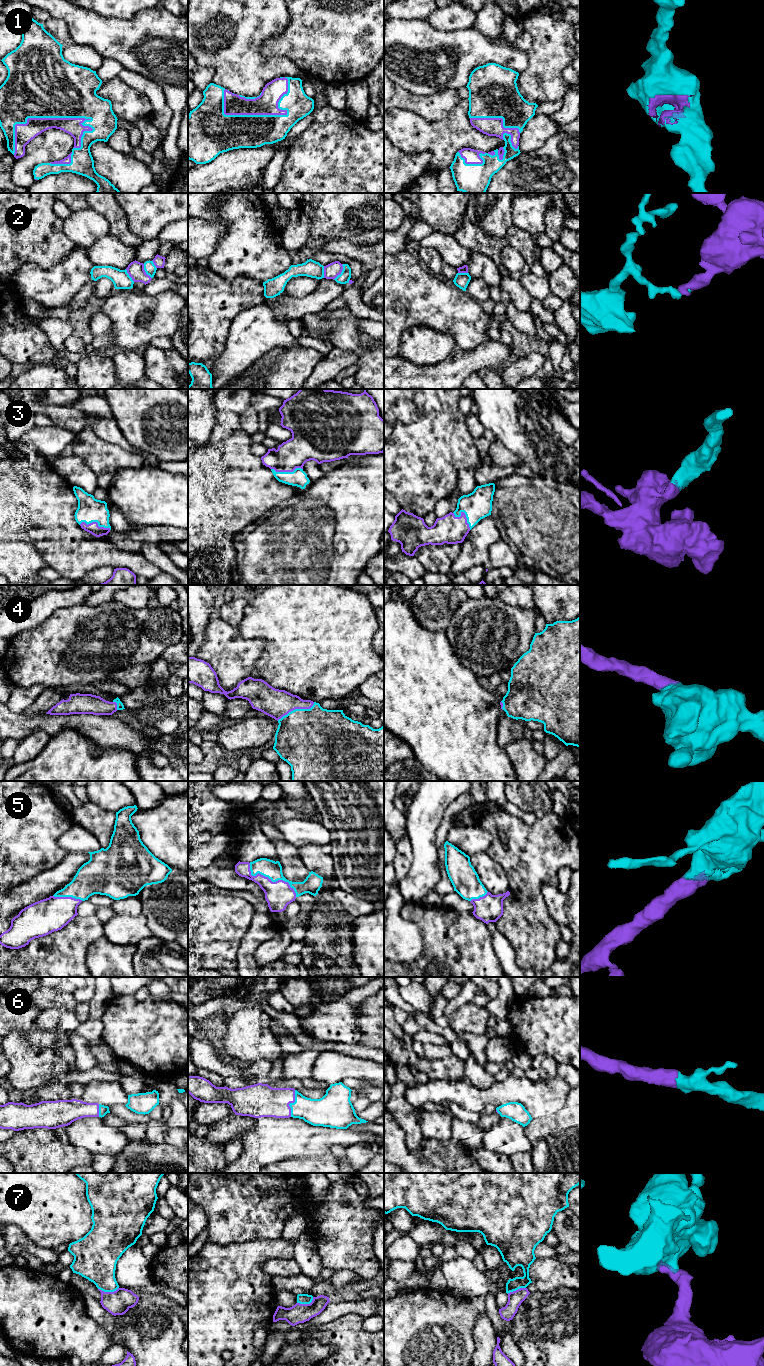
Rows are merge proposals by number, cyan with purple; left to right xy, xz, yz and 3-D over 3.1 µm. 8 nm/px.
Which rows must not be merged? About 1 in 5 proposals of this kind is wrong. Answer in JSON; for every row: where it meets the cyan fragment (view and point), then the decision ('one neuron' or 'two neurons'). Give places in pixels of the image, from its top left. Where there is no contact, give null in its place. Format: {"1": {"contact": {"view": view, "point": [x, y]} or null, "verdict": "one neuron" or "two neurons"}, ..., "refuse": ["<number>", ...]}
{"1": {"contact": {"view": "xy", "point": [37, 117]}, "verdict": "one neuron"}, "2": {"contact": {"view": "xz", "point": [341, 272]}, "verdict": "two neurons"}, "3": {"contact": {"view": "xy", "point": [95, 521]}, "verdict": "one neuron"}, "4": {"contact": {"view": "xz", "point": [296, 709]}, "verdict": "one neuron"}, "5": {"contact": {"view": "xz", "point": [271, 880]}, "verdict": "one neuron"}, "6": {"contact": {"view": "xz", "point": [291, 1103]}, "verdict": "one neuron"}, "7": {"contact": {"view": "xy", "point": [108, 1291]}, "verdict": "two neurons"}, "refuse": ["2", "7"]}

